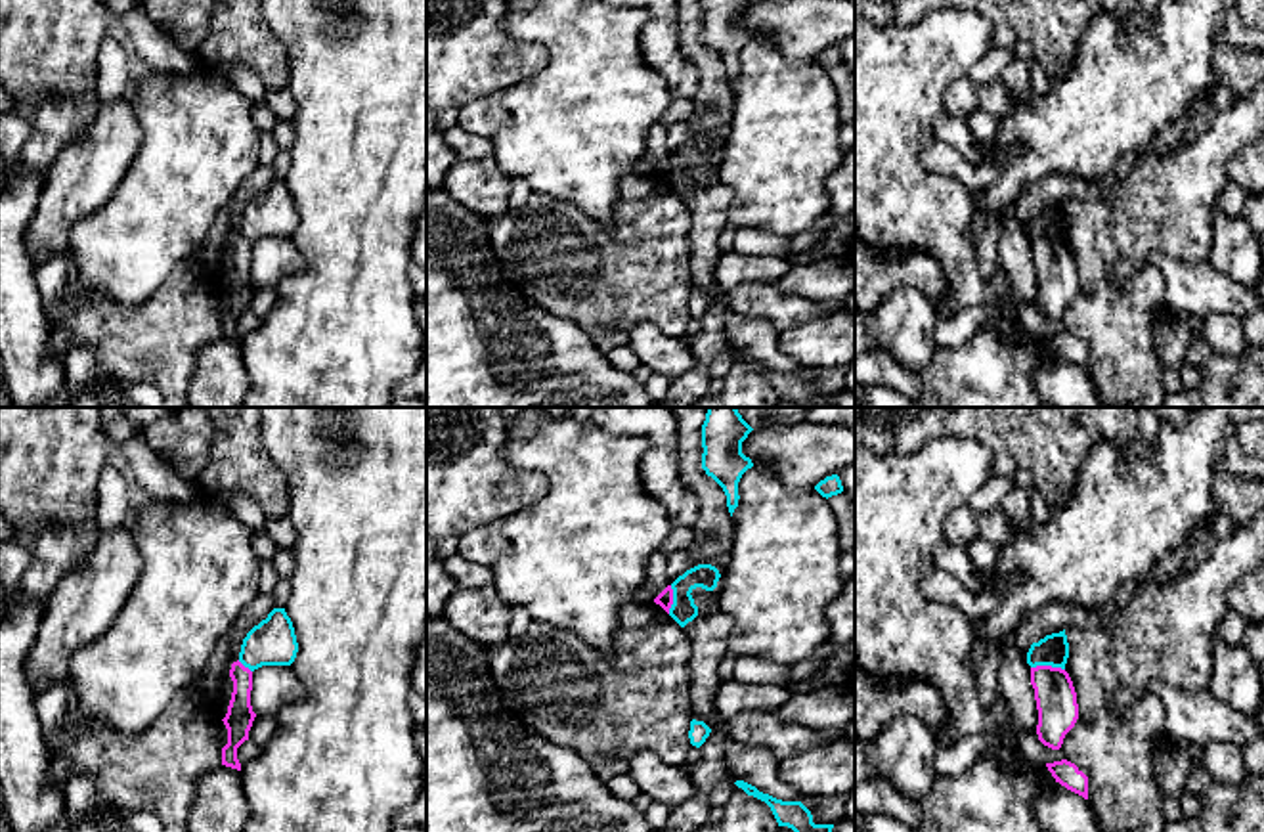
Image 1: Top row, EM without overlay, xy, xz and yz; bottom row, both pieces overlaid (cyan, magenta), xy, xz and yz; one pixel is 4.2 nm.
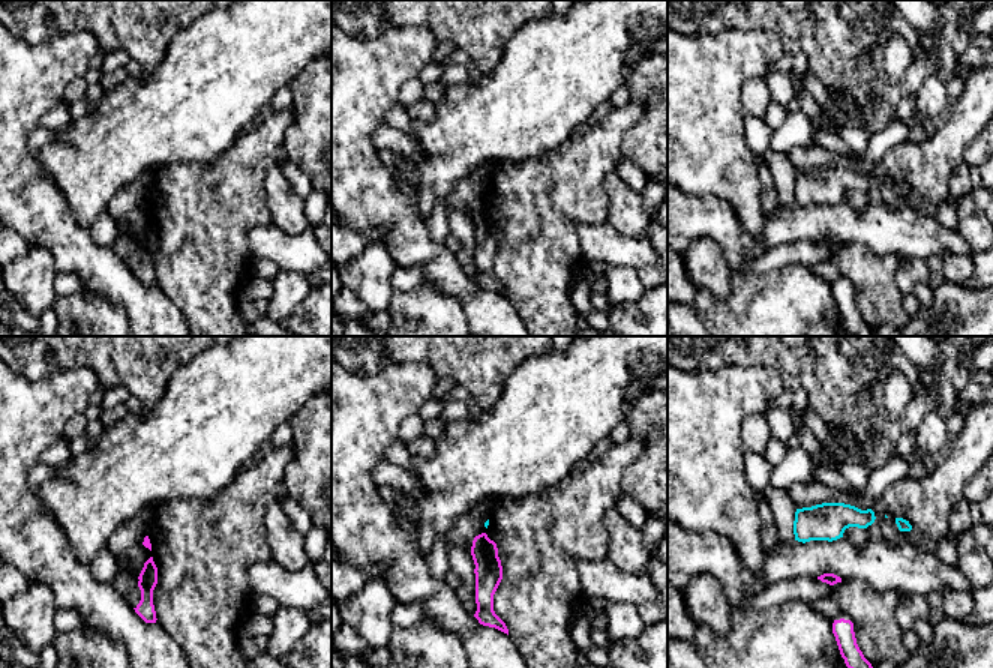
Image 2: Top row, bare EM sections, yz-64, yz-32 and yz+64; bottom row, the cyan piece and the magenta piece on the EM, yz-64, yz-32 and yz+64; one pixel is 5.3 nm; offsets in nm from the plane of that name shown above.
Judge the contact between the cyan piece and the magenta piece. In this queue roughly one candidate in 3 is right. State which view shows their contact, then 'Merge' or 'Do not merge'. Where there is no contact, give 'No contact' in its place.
Touches cyan in yz. Do not merge

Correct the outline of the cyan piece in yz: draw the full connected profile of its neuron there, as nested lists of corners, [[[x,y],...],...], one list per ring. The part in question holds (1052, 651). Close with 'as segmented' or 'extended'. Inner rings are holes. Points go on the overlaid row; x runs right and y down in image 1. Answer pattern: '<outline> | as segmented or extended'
[[[1065,629],[1059,633],[1046,635],[1038,643],[1033,643],[1027,652],[1027,664],[1031,668],[1052,666],[1065,669],[1067,658],[1069,658],[1069,643]]] | as segmented

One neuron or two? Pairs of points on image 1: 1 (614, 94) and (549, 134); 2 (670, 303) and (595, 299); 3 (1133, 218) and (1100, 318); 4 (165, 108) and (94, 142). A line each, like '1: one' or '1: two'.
1: one
2: one
3: one
4: two

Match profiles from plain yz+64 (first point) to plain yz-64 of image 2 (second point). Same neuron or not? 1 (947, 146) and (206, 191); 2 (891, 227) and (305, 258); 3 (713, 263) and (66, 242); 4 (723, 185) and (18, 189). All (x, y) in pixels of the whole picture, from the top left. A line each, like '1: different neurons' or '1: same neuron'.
1: same neuron
2: same neuron
3: different neurons
4: same neuron

